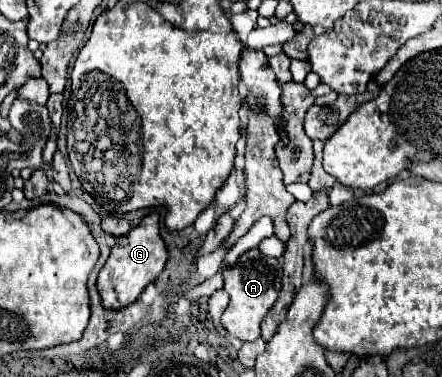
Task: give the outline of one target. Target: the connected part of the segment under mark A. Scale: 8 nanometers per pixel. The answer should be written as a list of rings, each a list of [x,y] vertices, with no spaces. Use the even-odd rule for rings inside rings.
[[[258,249],[246,251],[238,265],[232,269],[226,269],[222,273],[224,277],[224,289],[230,295],[230,303],[226,311],[222,313],[222,325],[224,329],[238,337],[240,341],[256,341],[260,337],[260,323],[266,317],[266,313],[272,309],[272,305],[278,299],[280,287],[282,287],[282,265],[274,257],[260,255]]]

